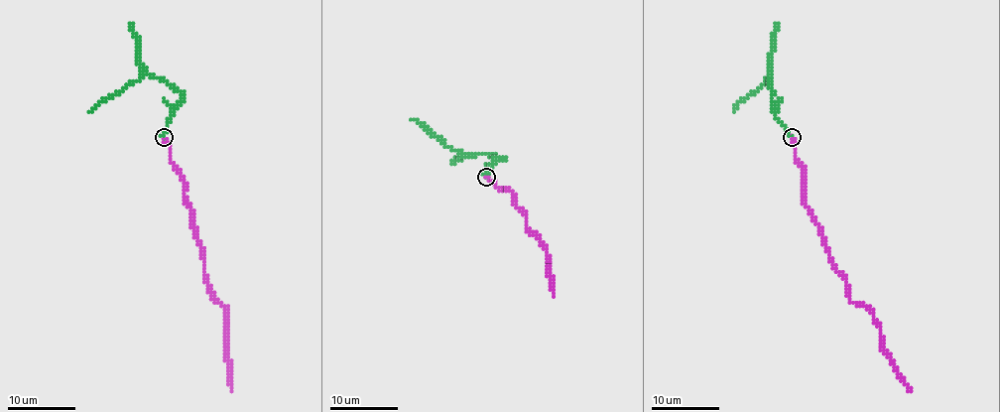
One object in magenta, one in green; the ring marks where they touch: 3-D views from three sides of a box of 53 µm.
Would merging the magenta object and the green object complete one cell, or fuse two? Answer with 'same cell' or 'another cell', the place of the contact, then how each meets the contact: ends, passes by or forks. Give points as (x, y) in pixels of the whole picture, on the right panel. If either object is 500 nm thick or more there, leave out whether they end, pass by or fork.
same cell | (792, 137) | magenta ends | green ends

